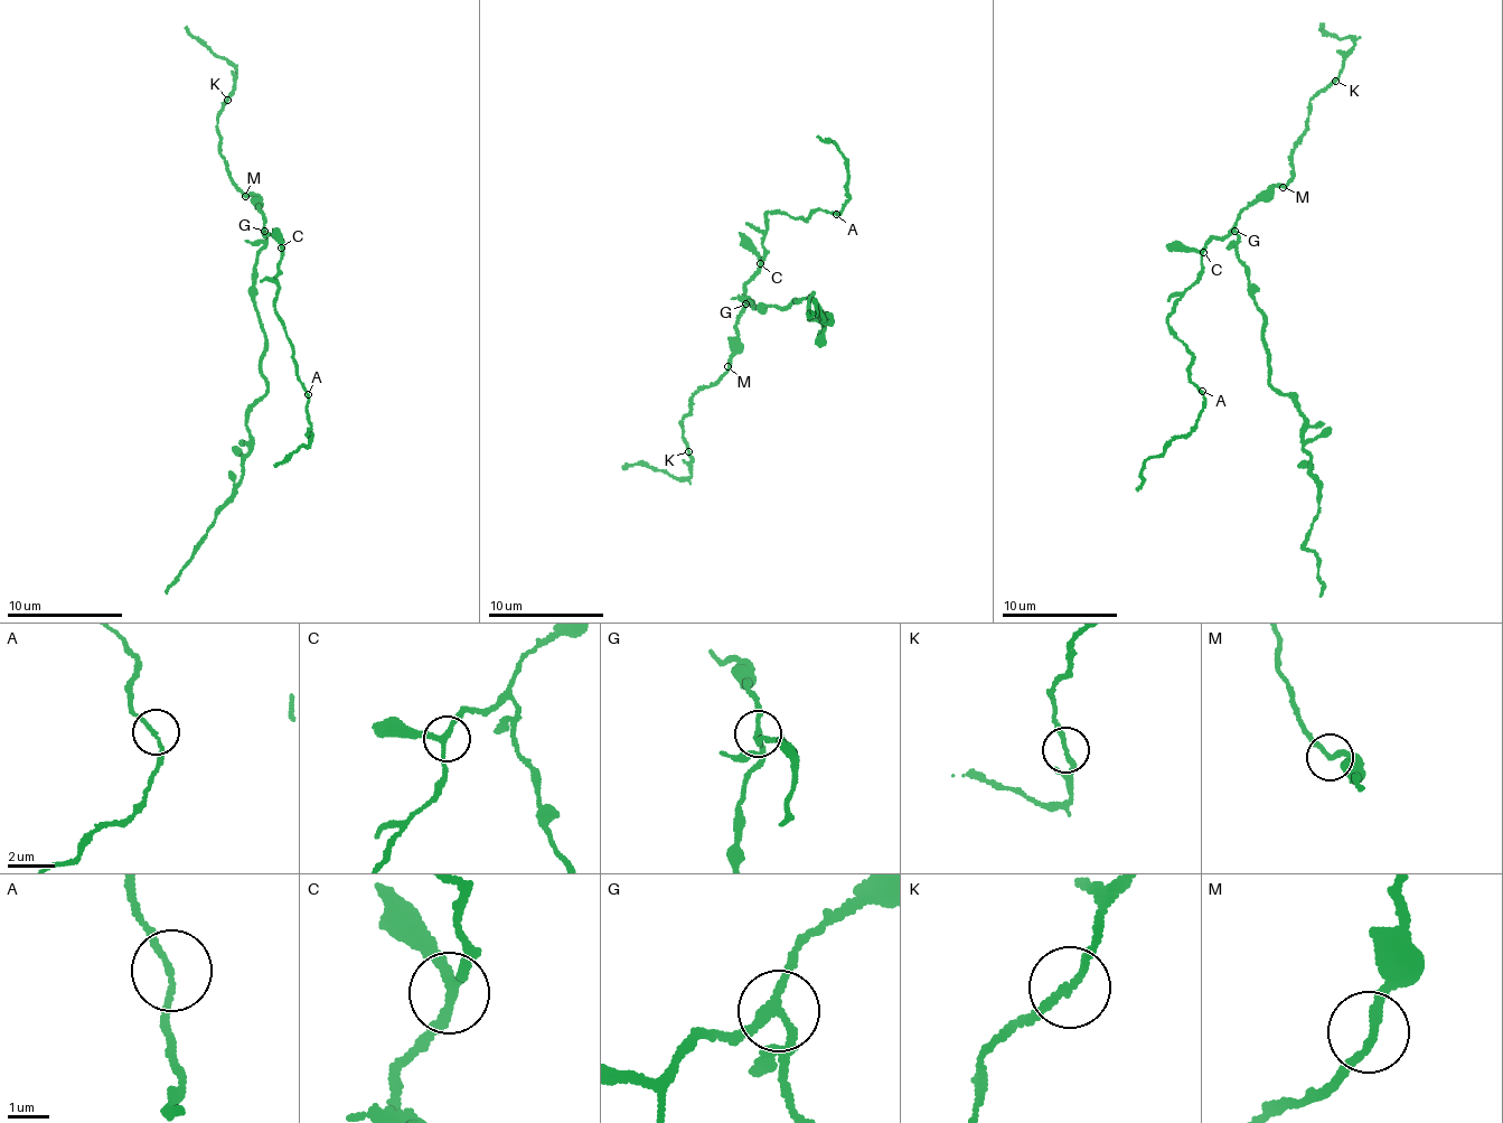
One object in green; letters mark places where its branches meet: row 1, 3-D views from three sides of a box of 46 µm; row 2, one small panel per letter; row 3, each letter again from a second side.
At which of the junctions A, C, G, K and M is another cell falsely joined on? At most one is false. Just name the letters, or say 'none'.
G

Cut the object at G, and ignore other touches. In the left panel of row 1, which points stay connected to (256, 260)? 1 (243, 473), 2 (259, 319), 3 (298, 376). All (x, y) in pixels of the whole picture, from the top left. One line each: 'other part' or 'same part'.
1: same part
2: same part
3: other part

